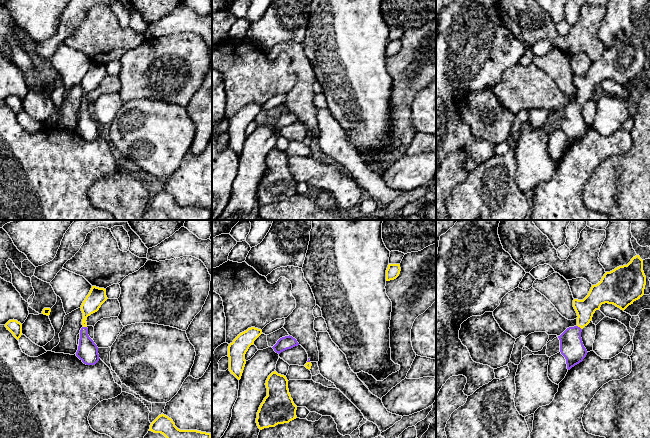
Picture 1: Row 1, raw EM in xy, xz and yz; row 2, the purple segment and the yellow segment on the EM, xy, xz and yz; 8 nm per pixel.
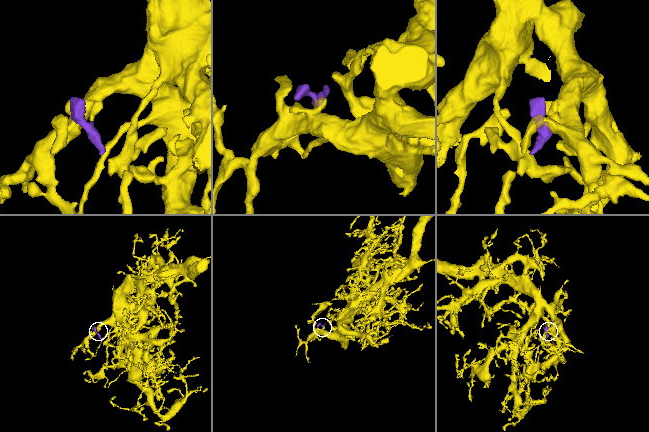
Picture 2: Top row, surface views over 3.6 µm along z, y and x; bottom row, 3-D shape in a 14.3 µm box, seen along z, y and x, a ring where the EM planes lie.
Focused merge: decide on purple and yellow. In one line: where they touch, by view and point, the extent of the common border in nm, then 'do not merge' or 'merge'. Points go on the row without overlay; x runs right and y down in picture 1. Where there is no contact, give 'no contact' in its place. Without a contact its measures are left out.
meets purple in yz at (579, 103); contact 50 nm long; merge

